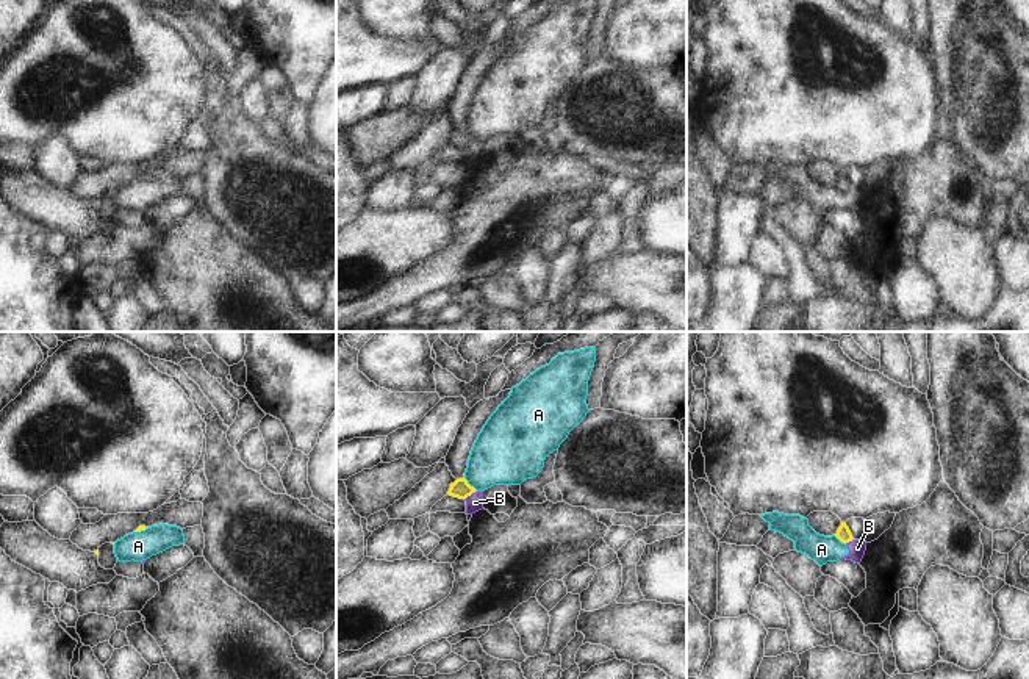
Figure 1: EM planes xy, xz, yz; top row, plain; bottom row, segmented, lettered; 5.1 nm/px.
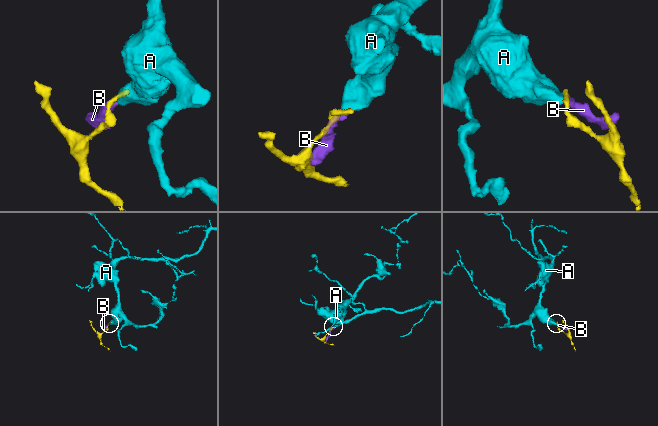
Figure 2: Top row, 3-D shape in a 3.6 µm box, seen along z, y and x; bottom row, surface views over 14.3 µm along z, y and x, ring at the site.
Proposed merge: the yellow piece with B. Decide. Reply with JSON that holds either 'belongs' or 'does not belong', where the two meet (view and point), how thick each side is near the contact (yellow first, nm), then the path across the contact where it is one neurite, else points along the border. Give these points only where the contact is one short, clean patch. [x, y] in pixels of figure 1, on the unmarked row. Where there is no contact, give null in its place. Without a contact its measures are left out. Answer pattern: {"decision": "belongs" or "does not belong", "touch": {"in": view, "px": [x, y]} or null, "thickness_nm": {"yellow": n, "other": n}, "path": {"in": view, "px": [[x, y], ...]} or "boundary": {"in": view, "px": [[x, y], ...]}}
{"decision": "does not belong", "touch": {"in": "xz", "px": [469, 144]}, "thickness_nm": {"yellow": 100, "other": 90}, "boundary": {"in": "xz", "px": [[476, 140], [465, 149]]}}

